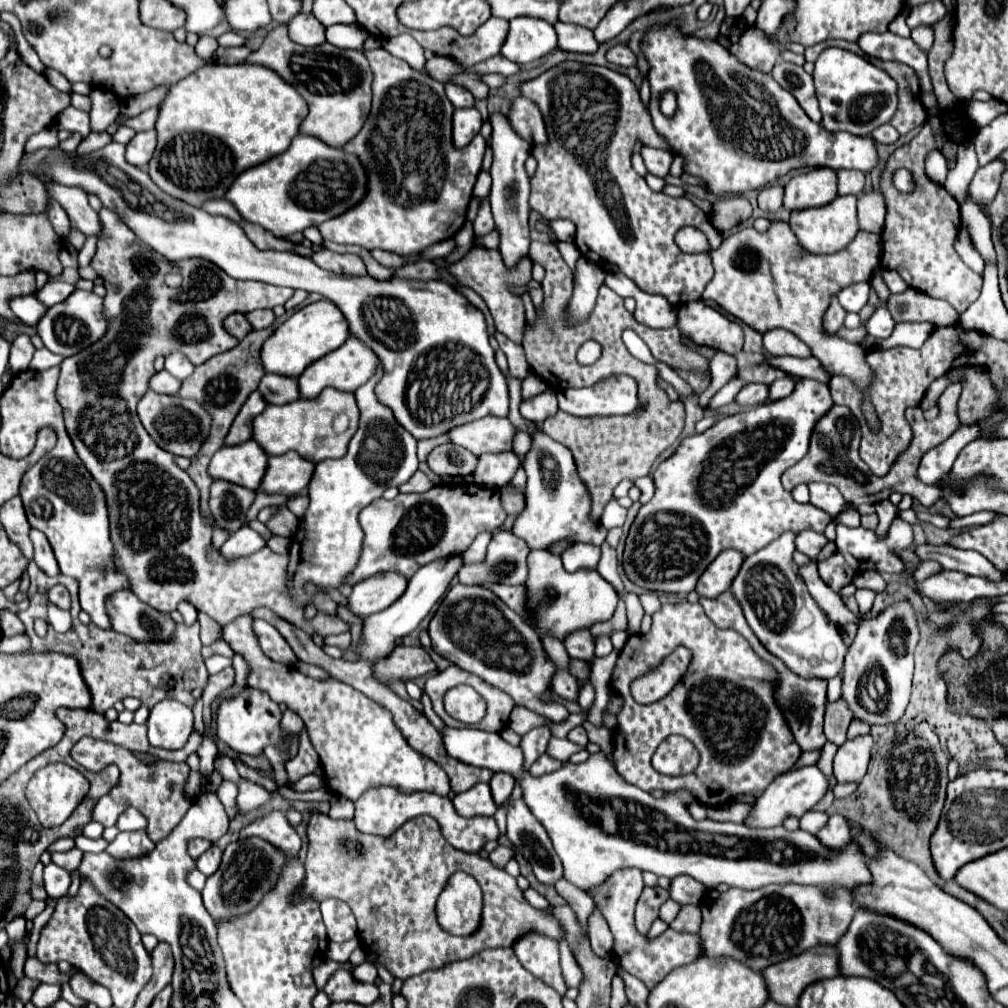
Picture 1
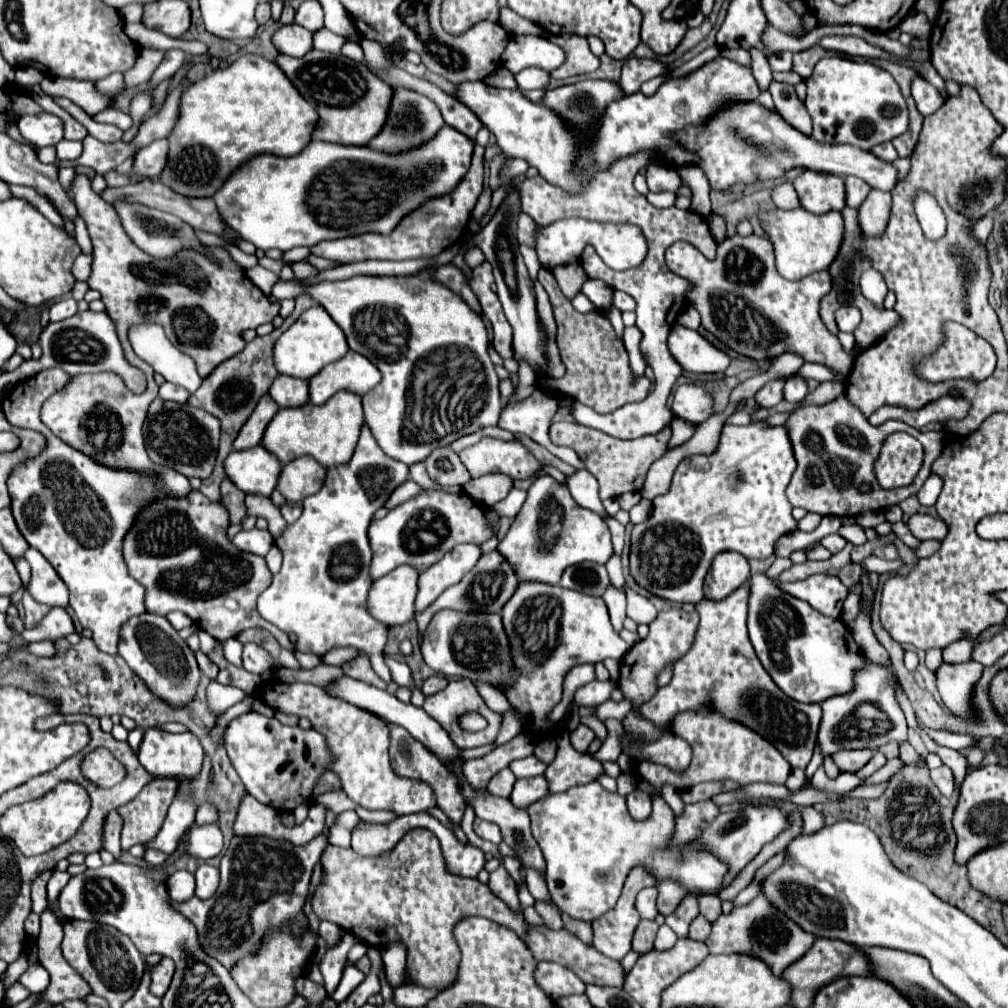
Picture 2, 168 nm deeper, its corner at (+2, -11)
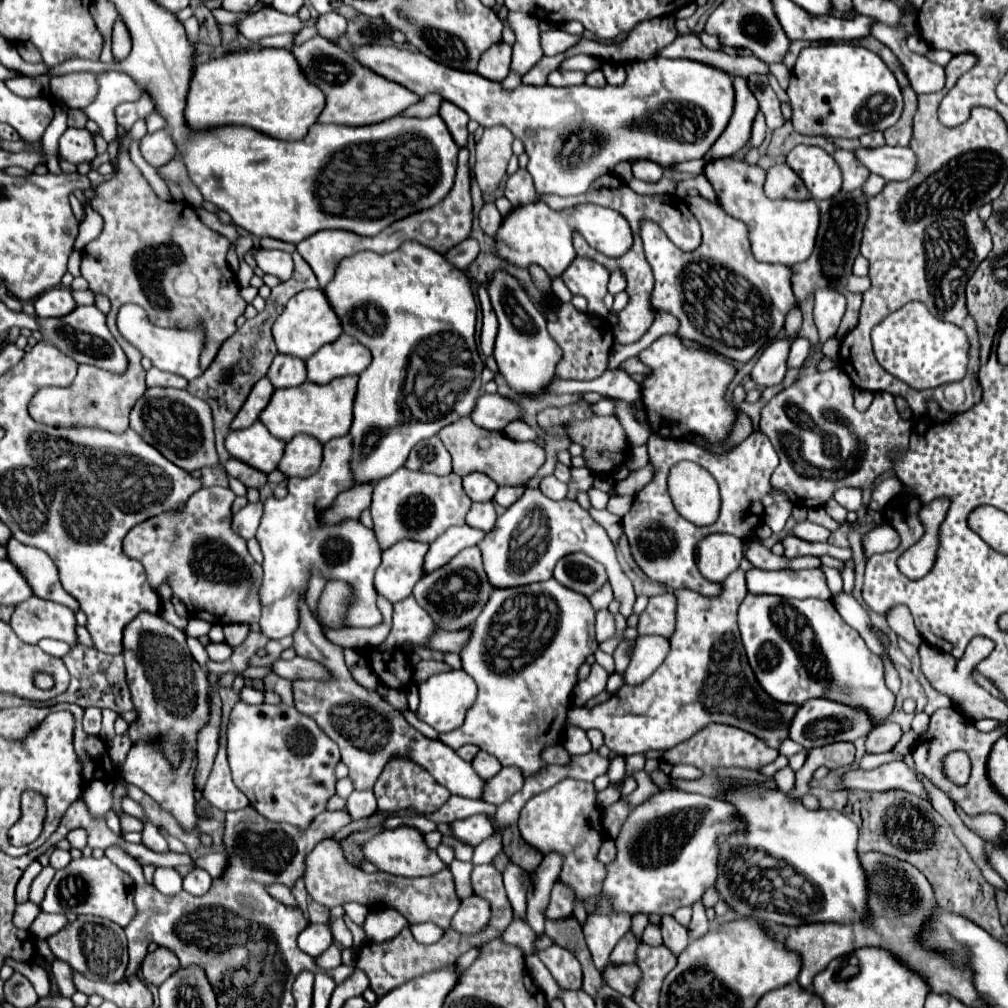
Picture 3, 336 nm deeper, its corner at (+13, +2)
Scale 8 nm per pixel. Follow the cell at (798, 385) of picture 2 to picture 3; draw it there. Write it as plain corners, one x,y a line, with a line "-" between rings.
798,337
798,339
792,343
792,347
790,347
788,369
800,369
802,363
806,361
806,357
808,357
808,351
810,351
810,343
808,343
808,339

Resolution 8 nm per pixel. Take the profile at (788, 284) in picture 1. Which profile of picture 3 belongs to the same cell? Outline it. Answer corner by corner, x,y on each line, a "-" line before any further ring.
688,197
686,203
690,209
698,209
698,223
702,227
702,245
696,251
686,253
678,249
672,241
668,241
666,233
658,229
656,223
642,225
640,237
644,243
644,253
648,263
652,265
654,279
656,279
652,291
652,305
654,309
670,311
680,319
680,329
676,333
680,339
694,339
720,355
746,363
756,355
756,351
766,341
770,343
776,339
776,335
784,327
786,313
798,305
796,295
792,293
792,267
756,261
750,251
748,227
742,221
736,221
734,217
724,213
714,203
706,201
704,197

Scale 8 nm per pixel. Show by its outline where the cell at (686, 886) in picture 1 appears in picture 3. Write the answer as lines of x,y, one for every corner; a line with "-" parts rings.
662,915
660,921
660,929
662,929
662,937
664,937
664,945
670,947
676,955
682,953
690,941
688,937
688,929
682,927
672,915

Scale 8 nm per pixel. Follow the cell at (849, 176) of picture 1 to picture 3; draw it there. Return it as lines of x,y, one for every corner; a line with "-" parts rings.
836,151
834,161
842,169
842,179
844,179
842,181
842,191
860,189
864,185
864,181
868,179
868,175
870,175
870,171
866,167
858,165
854,153
850,153
850,151

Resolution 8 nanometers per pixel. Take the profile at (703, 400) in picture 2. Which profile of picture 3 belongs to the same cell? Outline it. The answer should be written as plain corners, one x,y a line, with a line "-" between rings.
676,335
658,337
638,357
652,369
652,373
642,383
642,401
646,405
652,431
670,439
682,439
684,433
700,433
712,443
712,447
708,447
710,451
726,451
718,447
718,443
730,435
736,409
726,401
724,393
736,369
728,365
718,353
682,345

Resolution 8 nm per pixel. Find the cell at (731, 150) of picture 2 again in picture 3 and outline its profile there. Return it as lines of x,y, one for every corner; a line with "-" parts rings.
882,145
876,149
854,149
856,159
870,173
884,177
886,181
904,181
912,175
916,167
916,155
910,147
890,147

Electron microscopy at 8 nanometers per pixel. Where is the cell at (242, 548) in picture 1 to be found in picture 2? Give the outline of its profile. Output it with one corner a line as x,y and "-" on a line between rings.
253,528
253,530
241,530
233,538
233,542
239,550
245,550
245,552
251,552
257,556
265,556
269,552
269,548
273,546
273,536
269,534
269,530

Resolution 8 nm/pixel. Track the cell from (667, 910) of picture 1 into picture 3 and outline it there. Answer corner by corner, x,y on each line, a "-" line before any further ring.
648,923
648,927
644,929
644,935
642,935
642,941
648,943
648,945
660,945
662,943
662,935
660,935
658,925

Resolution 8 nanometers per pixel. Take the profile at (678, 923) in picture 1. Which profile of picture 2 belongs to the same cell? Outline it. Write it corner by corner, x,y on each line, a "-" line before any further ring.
697,916
693,922
691,922
691,928
689,928
689,938
691,940
705,940
711,932
711,924
707,922
705,916

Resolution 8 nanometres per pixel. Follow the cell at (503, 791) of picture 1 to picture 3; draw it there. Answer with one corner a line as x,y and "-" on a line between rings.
480,751
478,755
476,755
476,759
472,761
472,767
474,767
474,771
482,777
482,779
492,779
500,769
502,769
502,765
500,765
500,761
496,761
496,757
492,757
490,753
486,753
486,751

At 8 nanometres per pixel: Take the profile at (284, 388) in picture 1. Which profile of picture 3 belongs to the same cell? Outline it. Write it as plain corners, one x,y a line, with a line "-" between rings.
278,353
266,377
272,381
276,389
278,387
300,387
306,381
306,363
302,359

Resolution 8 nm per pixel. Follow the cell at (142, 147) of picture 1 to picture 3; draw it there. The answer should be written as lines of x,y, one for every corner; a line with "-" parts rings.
156,131
140,139
140,153
152,167
160,167
176,155
176,145
166,131

